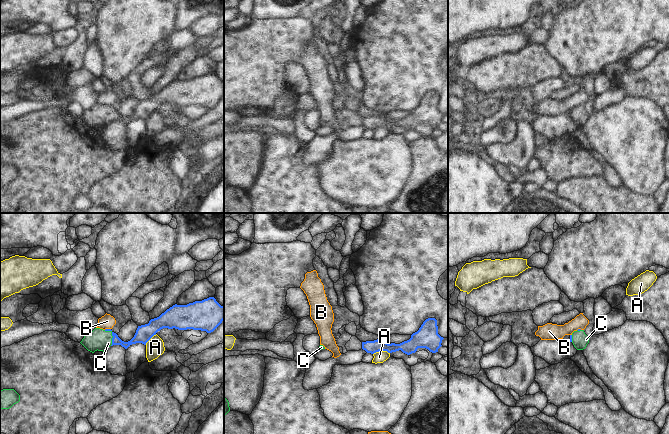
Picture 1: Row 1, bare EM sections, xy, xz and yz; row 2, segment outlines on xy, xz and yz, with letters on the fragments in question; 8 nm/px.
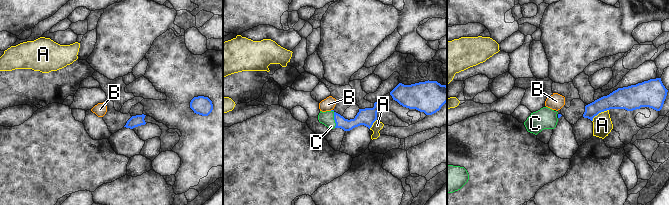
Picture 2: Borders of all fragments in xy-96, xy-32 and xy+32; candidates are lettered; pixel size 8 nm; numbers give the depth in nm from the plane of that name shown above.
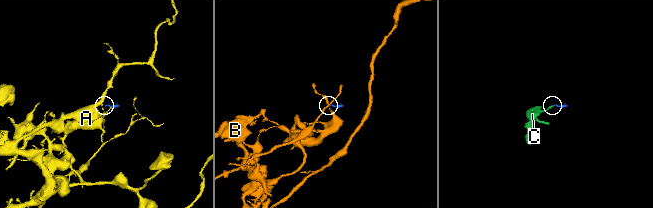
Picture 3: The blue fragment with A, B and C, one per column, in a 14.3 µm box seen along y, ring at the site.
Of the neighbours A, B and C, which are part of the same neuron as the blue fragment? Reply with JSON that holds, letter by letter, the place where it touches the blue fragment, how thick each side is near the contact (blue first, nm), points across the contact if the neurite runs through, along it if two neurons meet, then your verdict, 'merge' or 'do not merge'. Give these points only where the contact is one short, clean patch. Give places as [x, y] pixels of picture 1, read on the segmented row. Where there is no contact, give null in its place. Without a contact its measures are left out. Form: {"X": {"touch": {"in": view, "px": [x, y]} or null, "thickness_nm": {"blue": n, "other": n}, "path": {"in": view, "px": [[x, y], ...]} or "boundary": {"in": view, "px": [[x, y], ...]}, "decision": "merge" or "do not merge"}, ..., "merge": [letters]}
{"A": {"touch": {"in": "xz", "px": [381, 350]}, "thickness_nm": {"blue": 120, "other": 100}, "boundary": {"in": "xz", "px": [[389, 352], [376, 351], [373, 354]]}, "decision": "do not merge"}, "B": {"touch": {"in": "xy", "px": [107, 329]}, "thickness_nm": {"blue": 20, "other": 120}, "boundary": {"in": "xy", "px": [[110, 328], [104, 329]]}, "decision": "do not merge"}, "C": {"touch": {"in": "xy", "px": [112, 335]}, "thickness_nm": {"blue": 130, "other": 170}, "path": {"in": "xy", "px": [[143, 334], [129, 343], [112, 335], [99, 339]]}, "decision": "merge"}, "merge": ["C"]}

